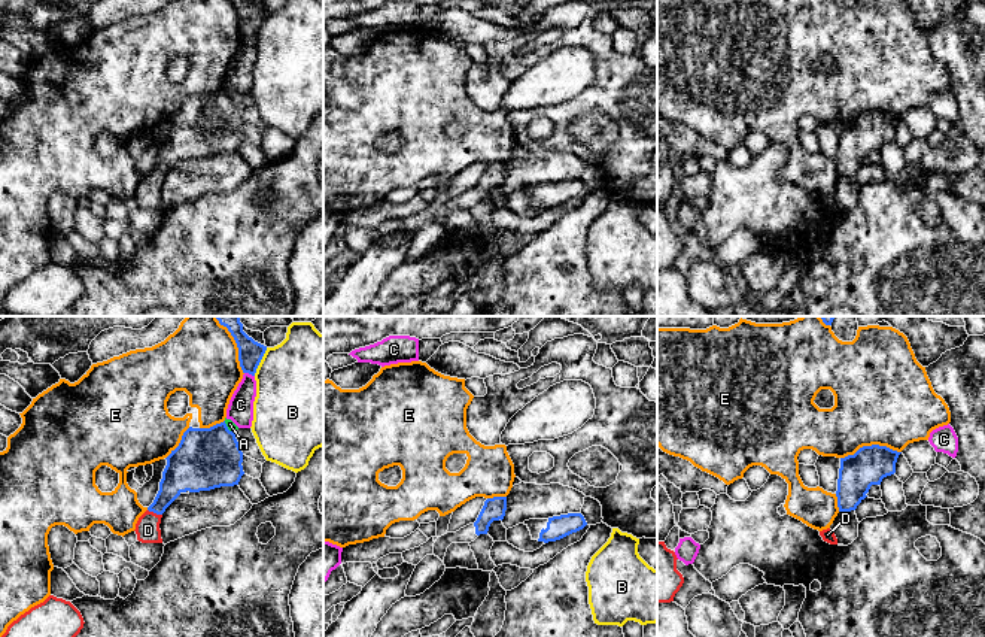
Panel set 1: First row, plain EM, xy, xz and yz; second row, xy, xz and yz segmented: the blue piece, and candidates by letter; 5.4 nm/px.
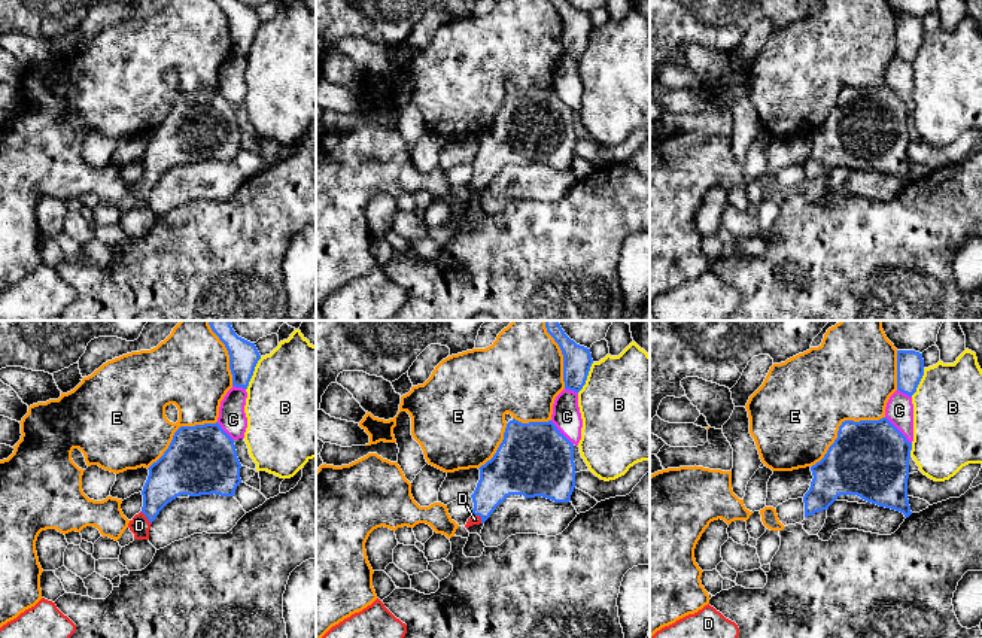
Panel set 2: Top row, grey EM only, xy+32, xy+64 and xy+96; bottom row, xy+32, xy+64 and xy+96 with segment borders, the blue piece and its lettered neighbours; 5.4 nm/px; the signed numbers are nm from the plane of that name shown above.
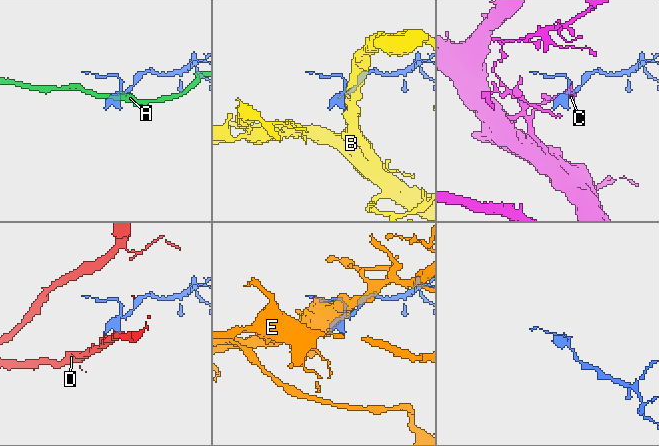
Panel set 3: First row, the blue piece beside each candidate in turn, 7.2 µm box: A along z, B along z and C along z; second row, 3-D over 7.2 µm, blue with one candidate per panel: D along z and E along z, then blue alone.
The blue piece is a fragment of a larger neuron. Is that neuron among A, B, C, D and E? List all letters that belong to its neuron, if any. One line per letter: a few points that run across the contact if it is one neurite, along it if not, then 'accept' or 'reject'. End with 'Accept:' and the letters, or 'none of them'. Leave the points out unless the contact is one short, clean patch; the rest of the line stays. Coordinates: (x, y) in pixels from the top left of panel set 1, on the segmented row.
A: line xy (224, 421), (233, 433); reject
B: reject
C: reject
D: line xy (181, 475), (172, 484), (155, 512), (148, 524), (148, 530); accept
E: reject
Accept: D

